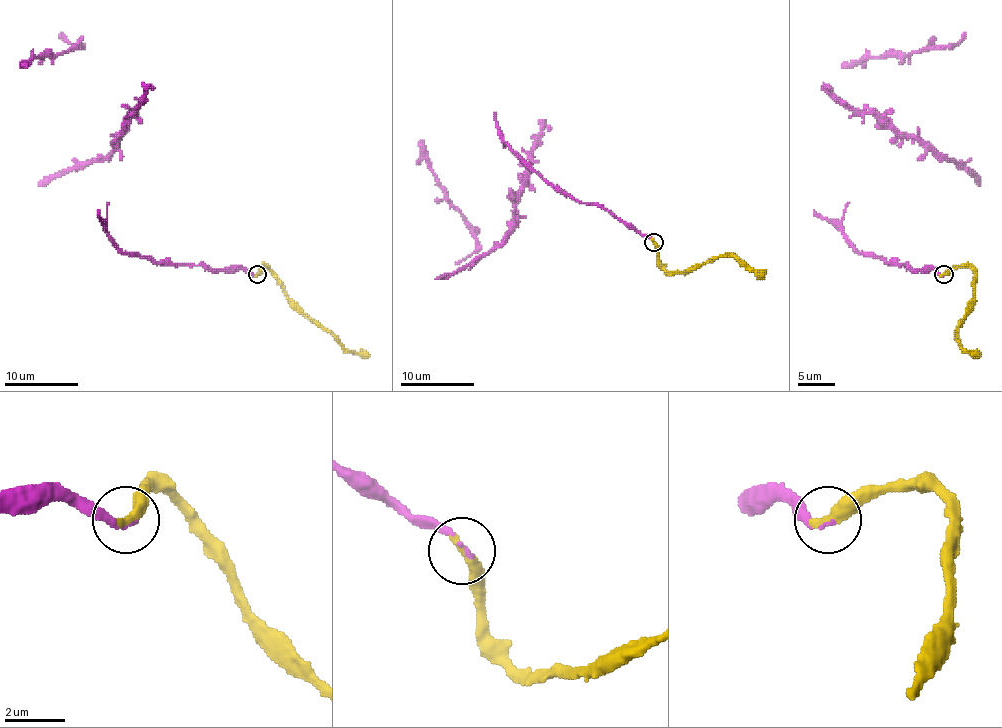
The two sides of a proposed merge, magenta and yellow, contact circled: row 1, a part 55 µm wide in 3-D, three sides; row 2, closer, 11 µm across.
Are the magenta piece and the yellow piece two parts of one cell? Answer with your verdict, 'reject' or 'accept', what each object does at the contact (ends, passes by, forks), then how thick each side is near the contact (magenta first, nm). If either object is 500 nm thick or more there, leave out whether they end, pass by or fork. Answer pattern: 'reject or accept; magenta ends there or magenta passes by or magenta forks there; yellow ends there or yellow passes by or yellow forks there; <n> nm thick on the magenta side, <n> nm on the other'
accept; magenta ends there; yellow ends there; 100 nm thick on the magenta side, 440 nm on the other

